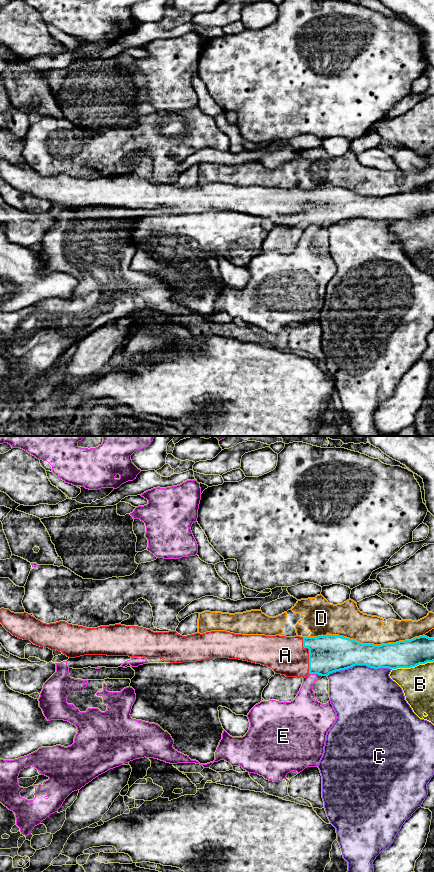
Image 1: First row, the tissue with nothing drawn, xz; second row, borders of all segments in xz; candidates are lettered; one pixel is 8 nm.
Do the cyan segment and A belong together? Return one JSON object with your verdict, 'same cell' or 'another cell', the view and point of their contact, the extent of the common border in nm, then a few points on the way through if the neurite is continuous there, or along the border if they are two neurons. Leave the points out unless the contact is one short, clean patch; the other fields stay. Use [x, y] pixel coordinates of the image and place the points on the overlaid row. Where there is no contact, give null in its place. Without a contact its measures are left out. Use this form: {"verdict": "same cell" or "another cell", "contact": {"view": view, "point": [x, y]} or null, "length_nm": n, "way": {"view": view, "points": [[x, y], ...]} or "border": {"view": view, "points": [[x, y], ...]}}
{"verdict": "same cell", "contact": {"view": "xz", "point": [309, 654]}, "length_nm": 300}

